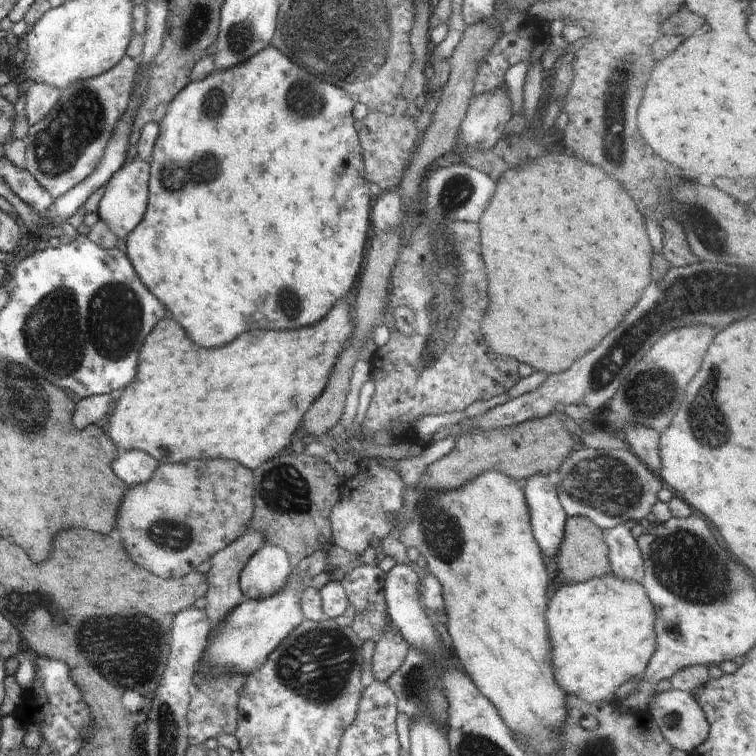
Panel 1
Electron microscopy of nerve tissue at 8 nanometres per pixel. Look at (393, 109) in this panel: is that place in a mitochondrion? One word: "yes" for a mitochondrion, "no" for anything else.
no

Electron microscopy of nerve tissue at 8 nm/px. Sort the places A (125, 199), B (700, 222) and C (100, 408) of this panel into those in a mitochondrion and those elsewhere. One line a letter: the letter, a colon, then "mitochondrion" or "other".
A: other
B: mitochondrion
C: other

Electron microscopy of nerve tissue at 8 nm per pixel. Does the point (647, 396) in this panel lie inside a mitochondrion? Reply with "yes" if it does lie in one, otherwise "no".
yes

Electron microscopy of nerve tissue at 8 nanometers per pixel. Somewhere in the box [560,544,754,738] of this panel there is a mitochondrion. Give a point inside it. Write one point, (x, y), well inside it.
(671, 720)

